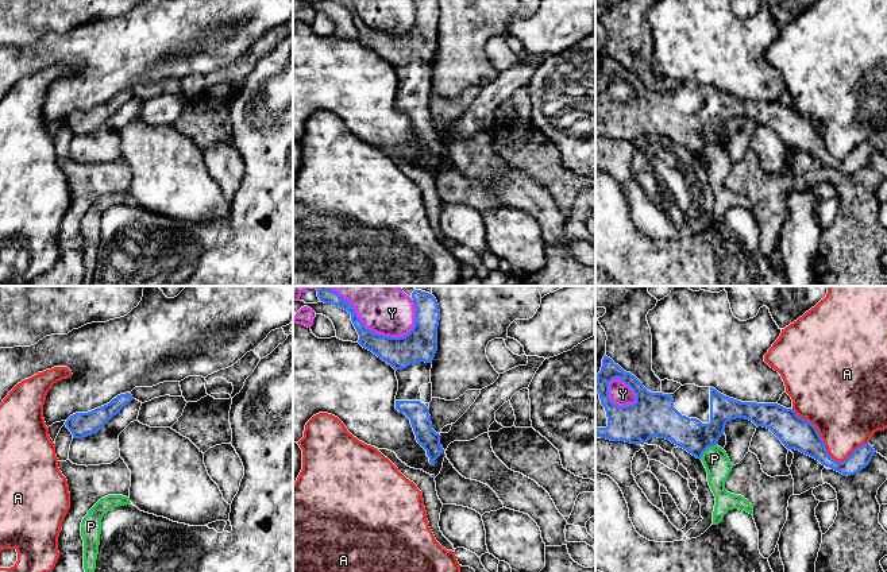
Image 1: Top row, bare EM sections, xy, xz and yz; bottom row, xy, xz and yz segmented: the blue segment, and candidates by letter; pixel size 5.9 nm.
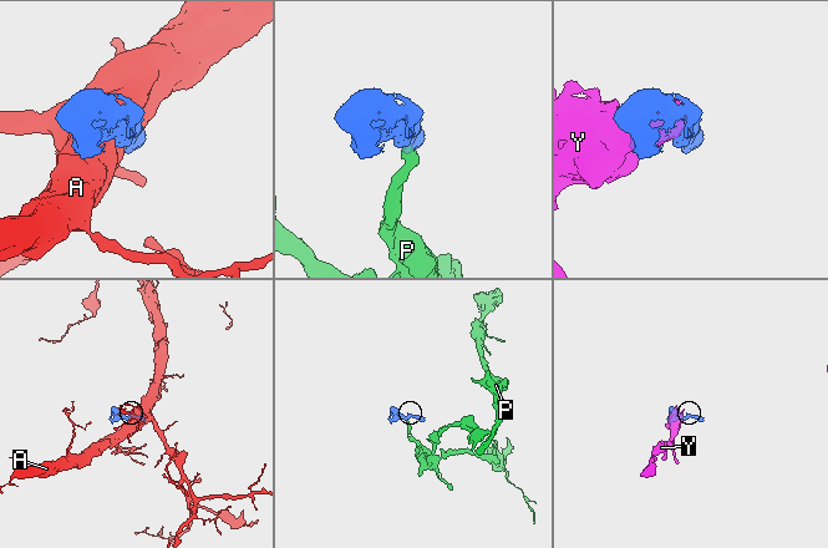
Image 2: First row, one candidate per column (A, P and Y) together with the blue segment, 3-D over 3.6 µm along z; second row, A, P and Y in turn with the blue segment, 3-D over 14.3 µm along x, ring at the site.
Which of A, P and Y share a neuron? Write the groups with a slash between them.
A / P / Y

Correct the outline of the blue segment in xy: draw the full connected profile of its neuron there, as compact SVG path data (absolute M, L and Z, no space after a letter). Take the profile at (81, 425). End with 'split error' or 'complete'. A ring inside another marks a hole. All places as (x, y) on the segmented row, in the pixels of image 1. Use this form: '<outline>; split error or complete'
M130 393L120 394L109 403L88 413L70 416L65 425L72 432L73 438L82 438L97 433L113 416L132 401Z; complete

